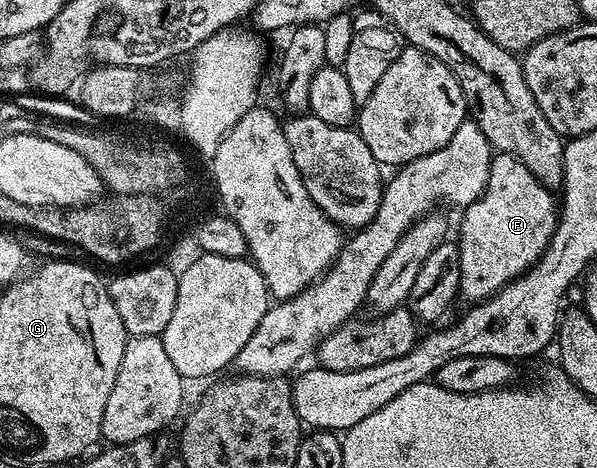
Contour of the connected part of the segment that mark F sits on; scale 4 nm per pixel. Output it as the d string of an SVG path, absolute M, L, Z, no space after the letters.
M499 152L490 163L488 186L484 186L484 194L476 198L461 213L462 225L458 228L456 243L460 250L460 292L470 302L486 300L495 296L504 285L511 284L518 276L523 276L544 254L548 242L552 238L560 219L556 207L556 196L551 189L545 188L510 152Z

